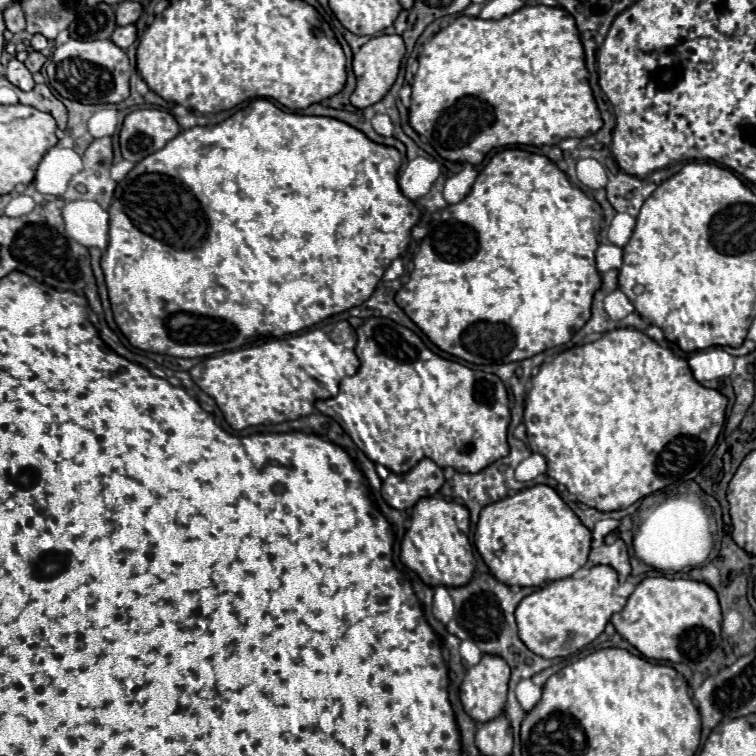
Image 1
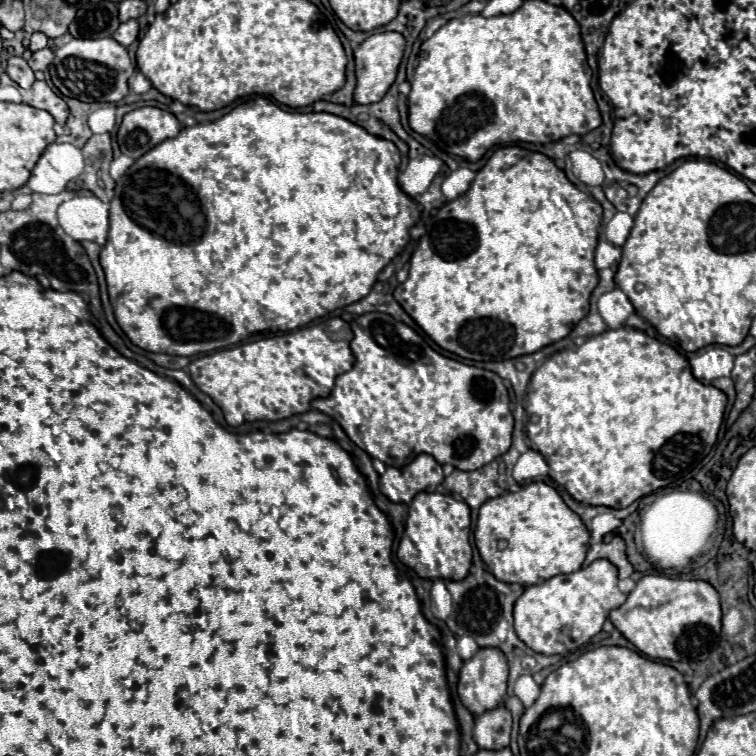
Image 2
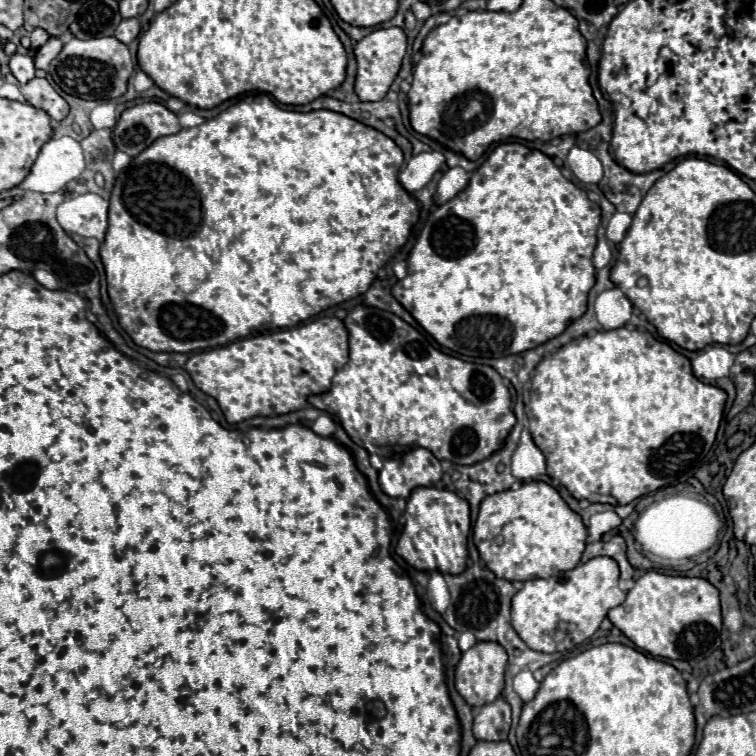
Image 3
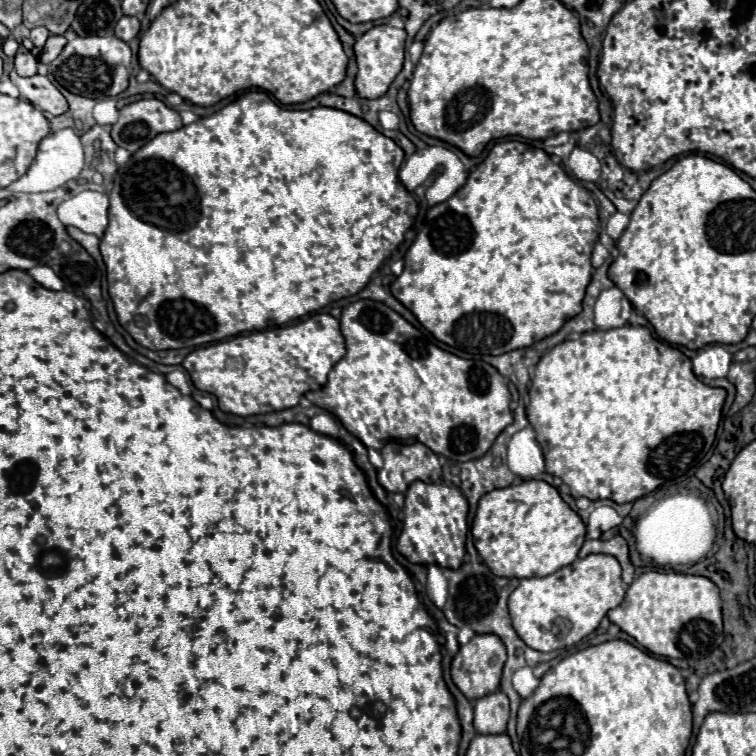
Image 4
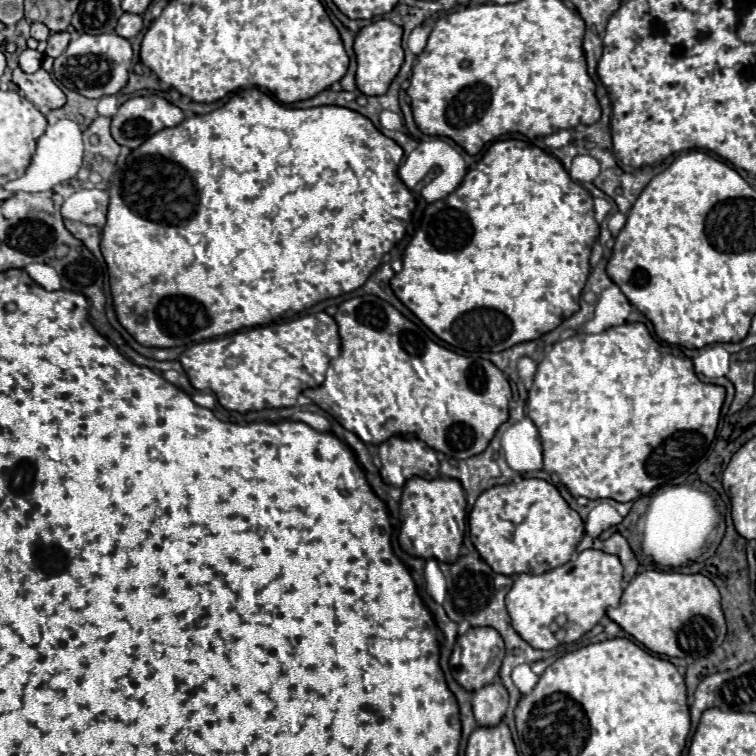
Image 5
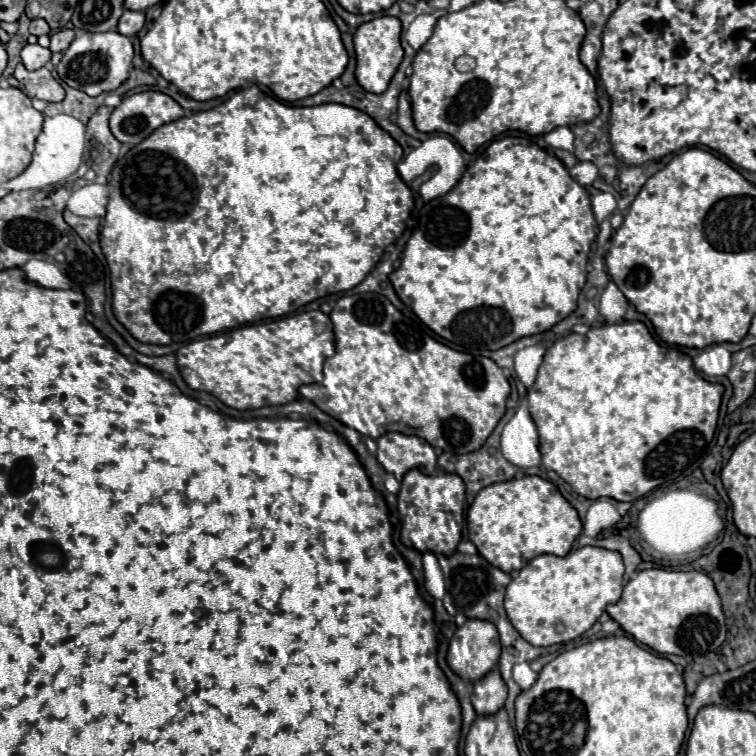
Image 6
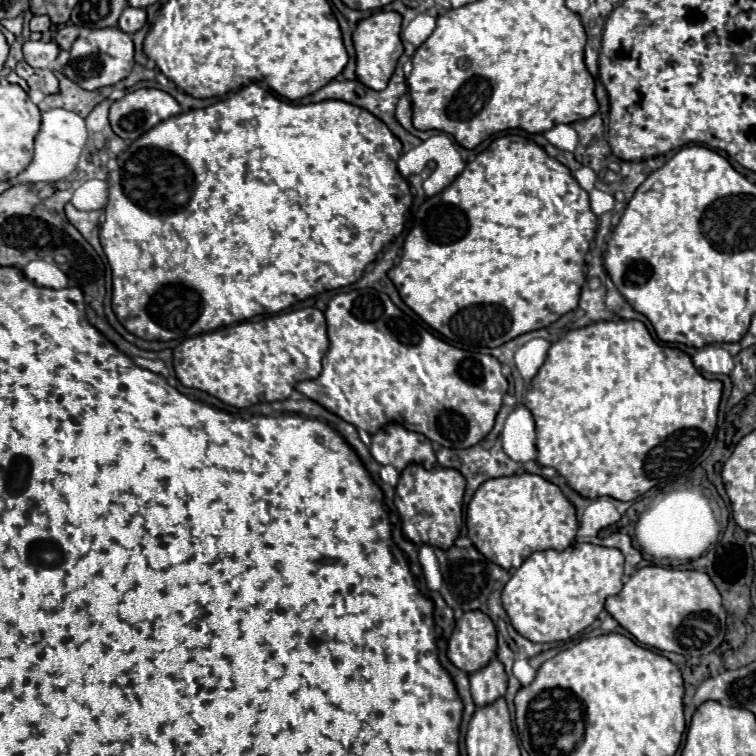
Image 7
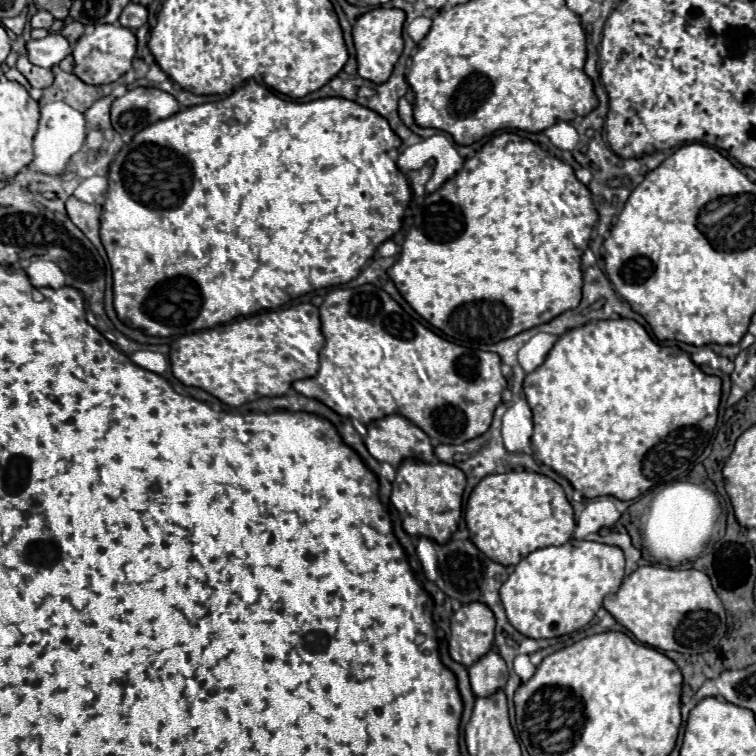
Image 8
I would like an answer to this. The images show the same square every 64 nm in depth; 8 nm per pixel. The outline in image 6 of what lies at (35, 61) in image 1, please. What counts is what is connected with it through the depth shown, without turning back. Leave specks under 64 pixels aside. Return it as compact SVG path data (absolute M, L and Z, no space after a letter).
M70 28L56 30L56 32L50 34L50 40L52 40L50 42L52 52L64 52L70 46L70 42L74 40L74 30L70 30Z

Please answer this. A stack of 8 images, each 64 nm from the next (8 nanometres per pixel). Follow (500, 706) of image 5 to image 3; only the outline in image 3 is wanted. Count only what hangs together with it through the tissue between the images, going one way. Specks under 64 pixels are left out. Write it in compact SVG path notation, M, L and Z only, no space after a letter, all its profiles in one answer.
M500 696L476 710L474 736L476 740L506 740L510 730L510 706Z

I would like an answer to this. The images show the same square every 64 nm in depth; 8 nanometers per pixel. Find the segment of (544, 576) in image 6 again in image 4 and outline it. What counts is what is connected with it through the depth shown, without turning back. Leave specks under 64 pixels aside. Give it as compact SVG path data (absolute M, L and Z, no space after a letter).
M588 554L586 558L576 558L570 566L564 566L550 576L522 578L520 584L516 586L516 590L508 598L508 610L510 610L510 618L512 618L512 626L514 626L516 634L530 648L540 650L540 652L552 652L552 650L566 648L566 646L580 642L584 636L588 636L590 632L594 632L598 628L600 620L606 616L606 612L610 608L616 608L622 602L624 588L622 588L620 574L622 574L622 570L614 556Z

